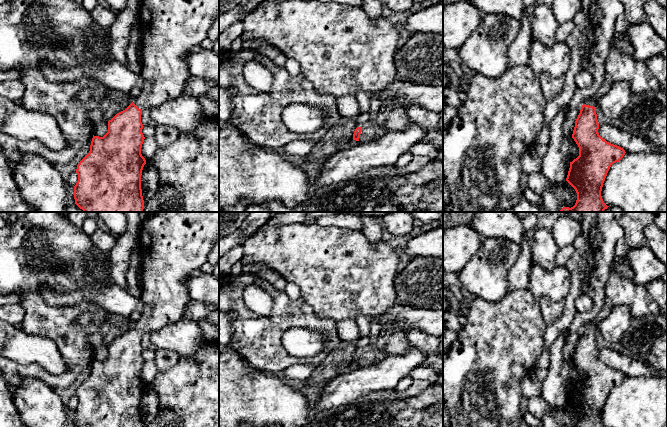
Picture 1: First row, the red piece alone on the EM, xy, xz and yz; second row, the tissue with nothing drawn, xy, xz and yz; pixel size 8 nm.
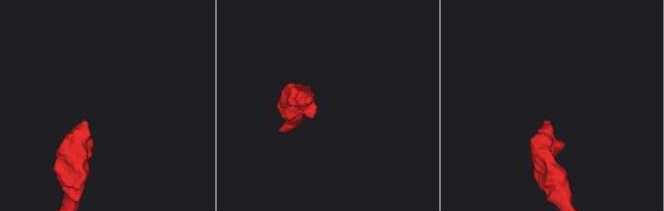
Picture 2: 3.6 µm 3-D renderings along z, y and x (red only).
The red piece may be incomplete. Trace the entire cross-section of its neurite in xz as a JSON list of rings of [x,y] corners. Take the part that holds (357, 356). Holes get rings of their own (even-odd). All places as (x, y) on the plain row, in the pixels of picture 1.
[[[372,346],[364,351],[357,351],[353,358],[353,364],[360,367],[370,367],[384,360],[388,354],[385,349],[380,350]]]

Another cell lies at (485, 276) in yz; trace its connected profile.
[[[500,237],[483,239],[476,254],[458,274],[461,288],[487,302],[500,301],[508,293],[508,276],[520,253],[521,246],[512,241]]]

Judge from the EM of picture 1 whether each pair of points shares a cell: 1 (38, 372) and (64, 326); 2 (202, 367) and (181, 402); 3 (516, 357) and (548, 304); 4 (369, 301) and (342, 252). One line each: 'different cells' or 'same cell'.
1: same cell
2: same cell
3: different cells
4: same cell

